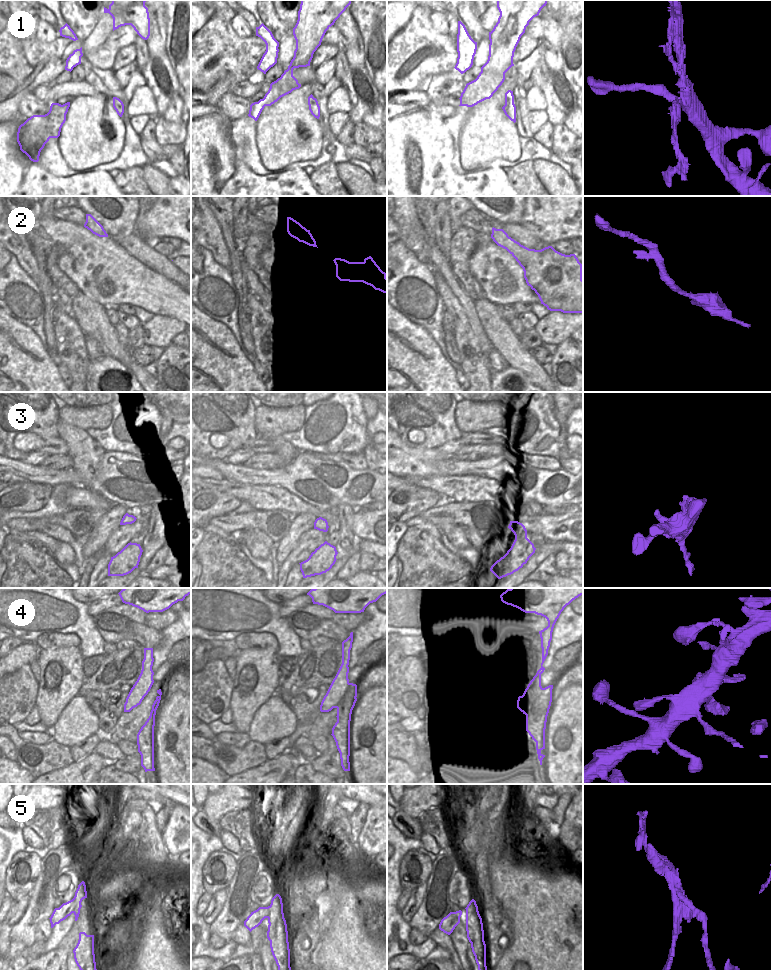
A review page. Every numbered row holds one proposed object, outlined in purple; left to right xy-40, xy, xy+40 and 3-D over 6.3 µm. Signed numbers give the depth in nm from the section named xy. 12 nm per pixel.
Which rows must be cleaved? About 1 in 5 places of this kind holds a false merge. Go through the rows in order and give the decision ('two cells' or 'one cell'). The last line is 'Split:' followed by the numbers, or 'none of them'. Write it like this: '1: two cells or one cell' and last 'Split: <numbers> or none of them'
1: two cells
2: one cell
3: one cell
4: two cells
5: two cells
Split: 1, 4, 5

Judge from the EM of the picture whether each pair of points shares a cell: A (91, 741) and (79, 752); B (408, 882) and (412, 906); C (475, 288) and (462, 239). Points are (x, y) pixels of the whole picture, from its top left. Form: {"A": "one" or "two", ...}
{"A": "one", "B": "two", "C": "one"}

